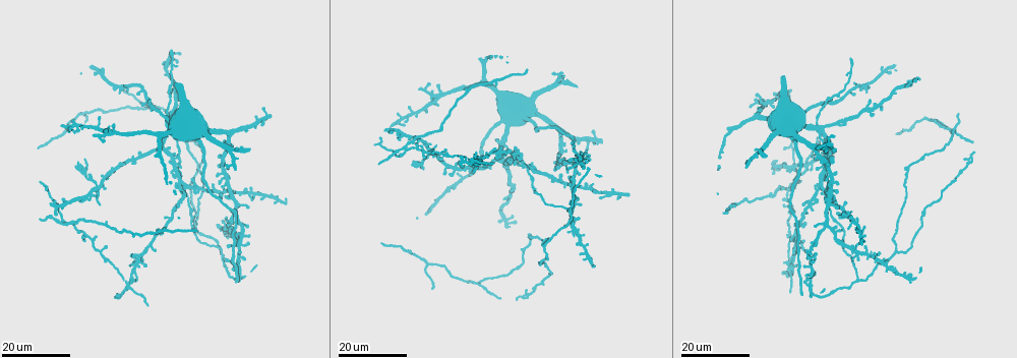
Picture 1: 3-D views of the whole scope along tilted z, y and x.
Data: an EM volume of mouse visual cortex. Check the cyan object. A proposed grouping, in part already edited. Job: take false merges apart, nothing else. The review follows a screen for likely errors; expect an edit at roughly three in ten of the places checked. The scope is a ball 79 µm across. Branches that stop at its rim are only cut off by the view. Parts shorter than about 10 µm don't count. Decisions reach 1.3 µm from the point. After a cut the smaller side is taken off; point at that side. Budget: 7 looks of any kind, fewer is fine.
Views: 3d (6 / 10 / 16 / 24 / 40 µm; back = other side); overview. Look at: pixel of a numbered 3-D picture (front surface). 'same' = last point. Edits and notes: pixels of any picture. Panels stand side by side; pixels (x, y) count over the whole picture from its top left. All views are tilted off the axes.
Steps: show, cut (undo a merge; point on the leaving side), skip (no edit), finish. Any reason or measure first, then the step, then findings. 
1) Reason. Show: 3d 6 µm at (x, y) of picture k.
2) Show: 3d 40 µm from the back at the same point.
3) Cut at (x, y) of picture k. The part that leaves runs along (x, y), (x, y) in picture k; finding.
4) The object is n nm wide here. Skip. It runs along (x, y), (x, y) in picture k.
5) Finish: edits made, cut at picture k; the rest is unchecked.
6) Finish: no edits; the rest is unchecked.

Four arms meet. Show: 3d 24 µm at (404, 149) of picture 1.

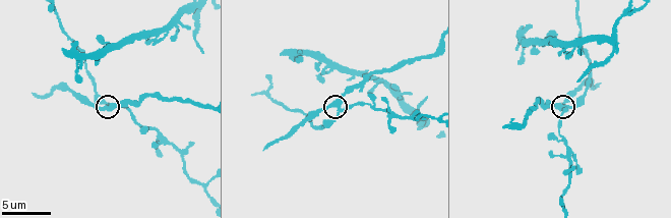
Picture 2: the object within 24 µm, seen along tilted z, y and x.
Closer look. Show: 3d 6 µm at (339, 109) of picture 2.

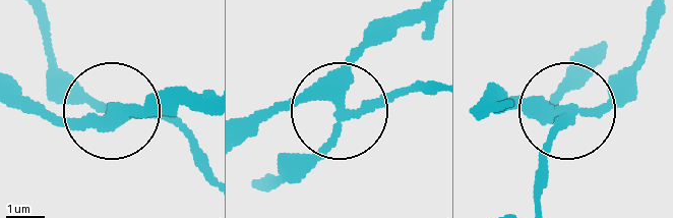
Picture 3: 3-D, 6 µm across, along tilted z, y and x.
The object is 320 nm wide here. Cut at (58, 118) of picture 3. The part that leaves runs along (341, 113), (322, 101), (284, 102), (244, 119) in picture 3; a second cell is stuck on.

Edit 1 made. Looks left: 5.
Show: overview.

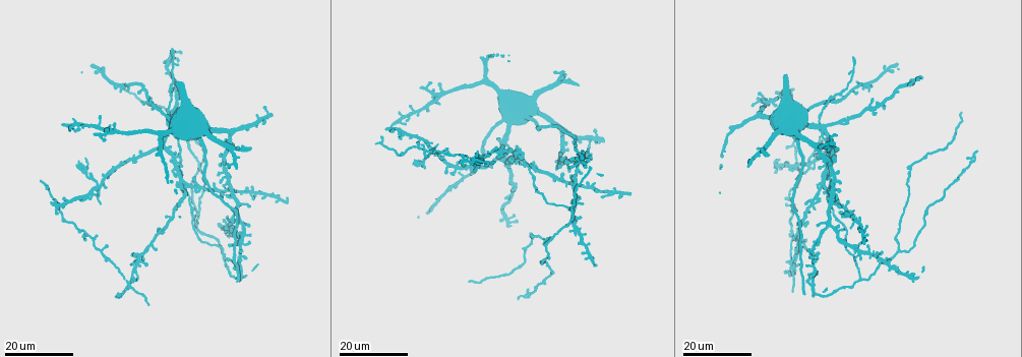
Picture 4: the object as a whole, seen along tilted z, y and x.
Calibre changes. Show: 3d 16 µm at (175, 157) of picture 4.

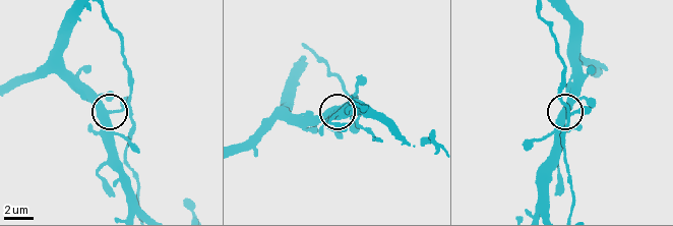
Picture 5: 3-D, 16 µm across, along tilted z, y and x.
Zoom in. Show: 3d 6 µm at (561, 120) of picture 5.

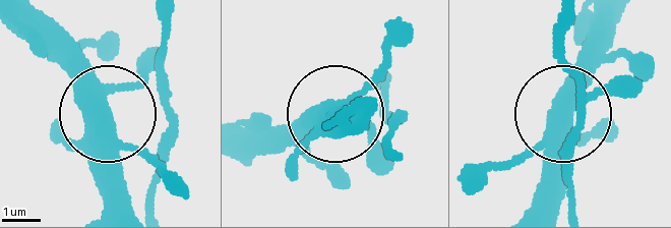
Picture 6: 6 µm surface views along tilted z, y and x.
The object is 430 nm wide here. Skip. It runs along (569, 19), (560, 59), (578, 93), (565, 110), (558, 205) in picture 6; continuous, no second cell.

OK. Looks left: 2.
A fork. Show: 3d 24 µm at (503, 139) of picture 4.

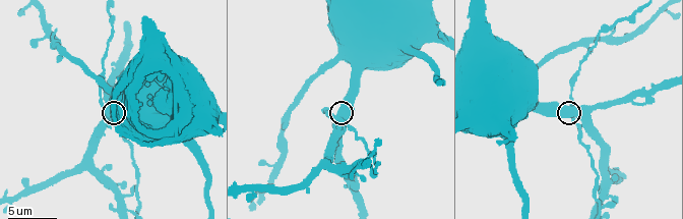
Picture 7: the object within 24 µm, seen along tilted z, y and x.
Zoom in. Show: 3d 6 µm at (334, 119) of picture 7.

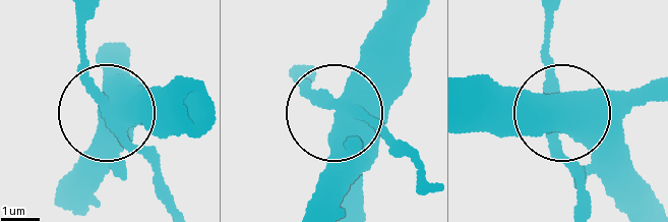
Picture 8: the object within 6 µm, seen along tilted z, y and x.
The object is 430 nm wide here. Skip. It runs along (198, 89), (145, 90), (107, 110), (84, 62), (84, 15) in picture 8; all the same cell.

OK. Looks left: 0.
Finish: edits made, cut at picture 3; the rest is unchecked.

